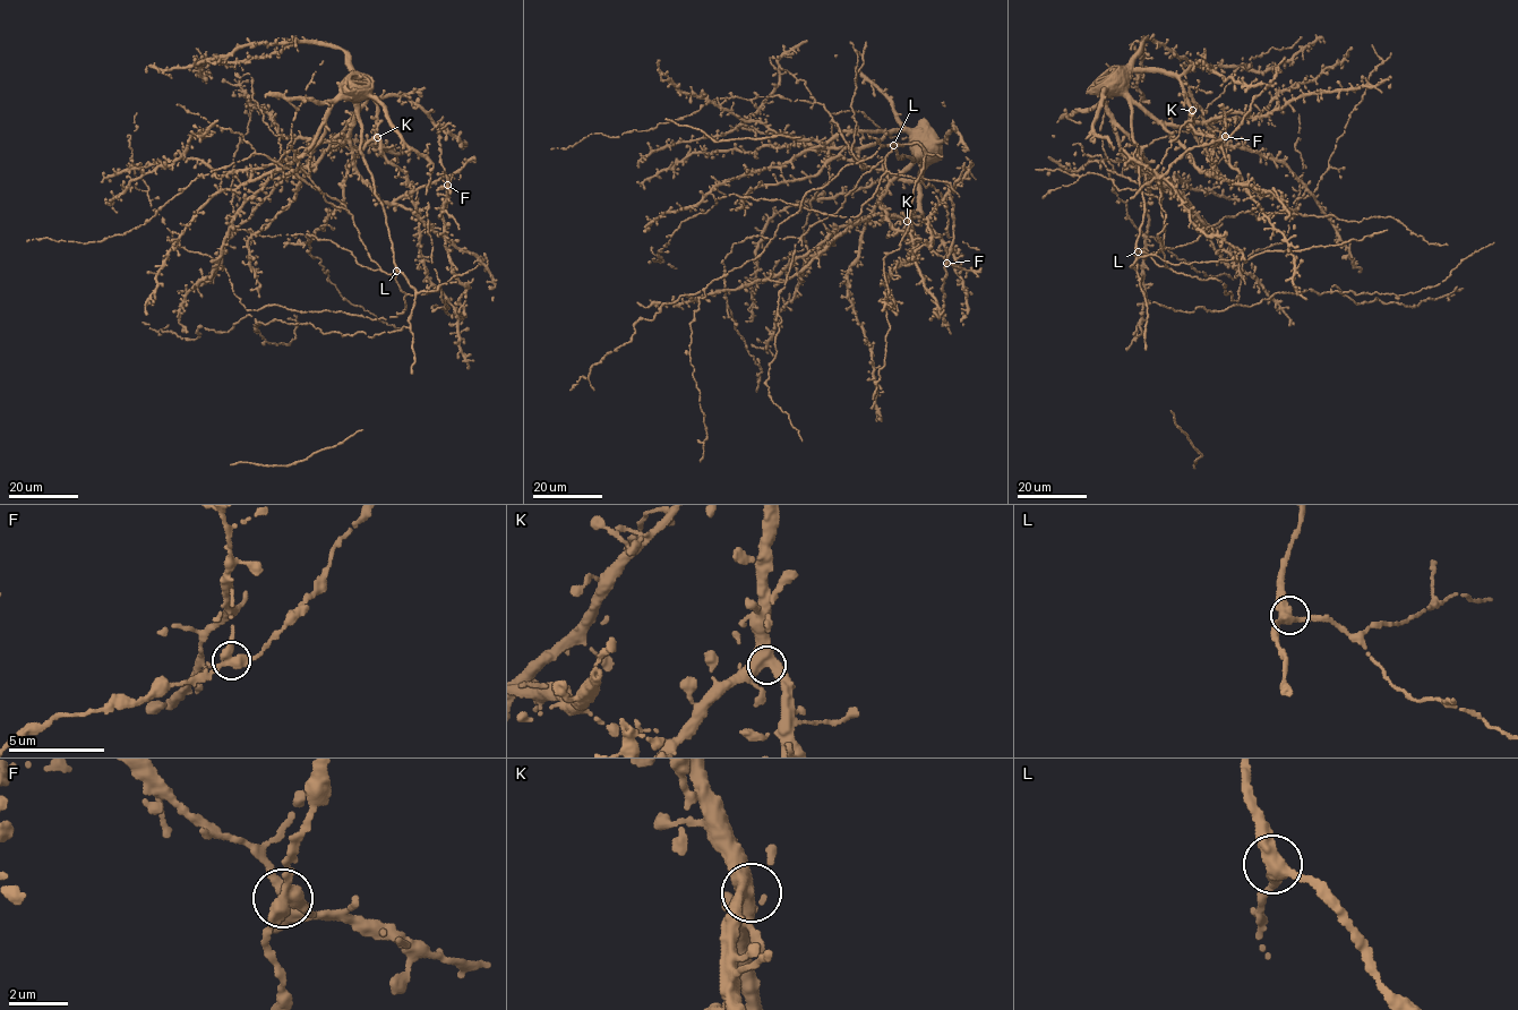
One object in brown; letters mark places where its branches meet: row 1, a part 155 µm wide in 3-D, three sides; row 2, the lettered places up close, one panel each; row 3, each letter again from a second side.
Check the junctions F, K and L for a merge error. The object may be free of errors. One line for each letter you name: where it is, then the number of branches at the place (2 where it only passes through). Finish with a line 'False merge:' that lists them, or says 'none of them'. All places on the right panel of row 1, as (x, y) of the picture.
F: at (1225, 136); 3 branches meet
False merge: F

